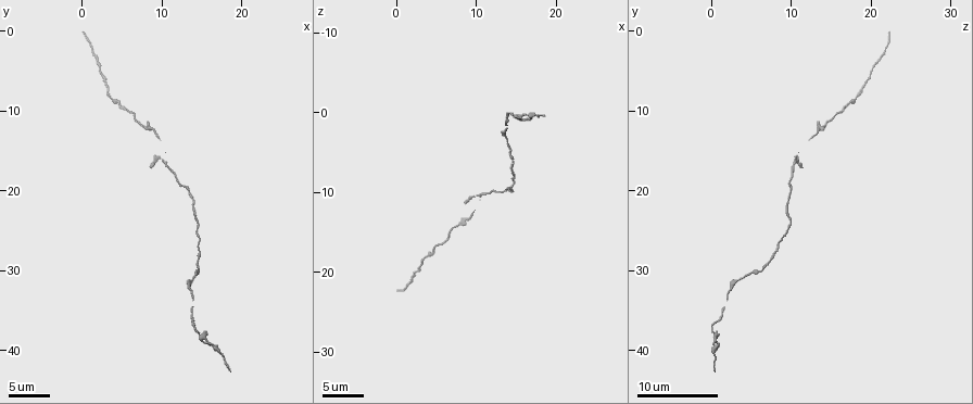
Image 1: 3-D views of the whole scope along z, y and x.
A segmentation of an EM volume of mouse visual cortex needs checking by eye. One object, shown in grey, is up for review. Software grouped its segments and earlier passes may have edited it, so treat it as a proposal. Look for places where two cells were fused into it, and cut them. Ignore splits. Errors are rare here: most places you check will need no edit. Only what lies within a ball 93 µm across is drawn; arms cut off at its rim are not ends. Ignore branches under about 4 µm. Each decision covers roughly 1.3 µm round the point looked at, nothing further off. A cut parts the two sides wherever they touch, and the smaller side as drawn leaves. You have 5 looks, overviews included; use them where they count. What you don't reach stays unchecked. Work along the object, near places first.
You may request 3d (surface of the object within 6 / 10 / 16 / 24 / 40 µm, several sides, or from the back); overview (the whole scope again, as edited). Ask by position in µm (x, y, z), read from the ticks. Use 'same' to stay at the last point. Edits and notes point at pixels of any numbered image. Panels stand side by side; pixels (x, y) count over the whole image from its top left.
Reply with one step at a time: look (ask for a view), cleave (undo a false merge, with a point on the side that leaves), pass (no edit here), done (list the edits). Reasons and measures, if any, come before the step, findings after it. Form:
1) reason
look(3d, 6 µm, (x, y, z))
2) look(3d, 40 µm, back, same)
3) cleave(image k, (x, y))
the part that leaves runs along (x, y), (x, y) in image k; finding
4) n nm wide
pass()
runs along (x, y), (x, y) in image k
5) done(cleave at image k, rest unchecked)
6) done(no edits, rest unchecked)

thick turns thin
look(3d, 16 µm, (14.0, 29.5, 7.0))

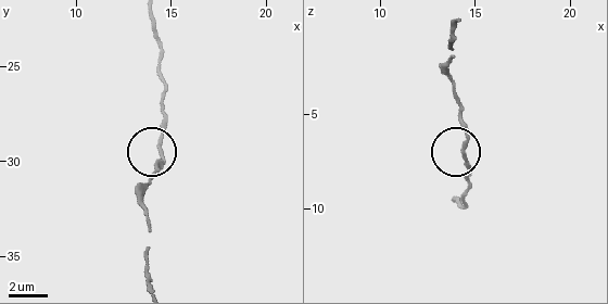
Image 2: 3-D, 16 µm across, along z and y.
pass()
one cell here

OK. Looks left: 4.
sudden change in width
look(3d, 10 µm, (13.5, 32.5, 2.0))

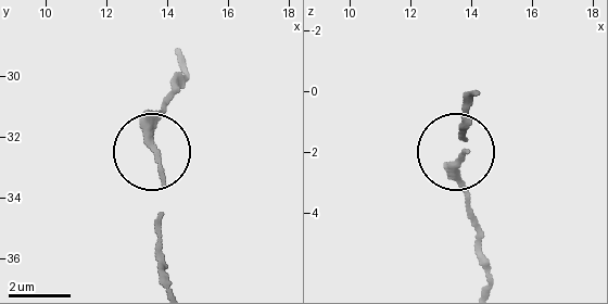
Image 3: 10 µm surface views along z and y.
pass()
runs along (489, 286), (481, 231), (457, 168), (466, 129) in image 3; one cell here

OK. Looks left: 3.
calibre changes
look(3d, 16 µm, (3.0, 8.0, 18.0))

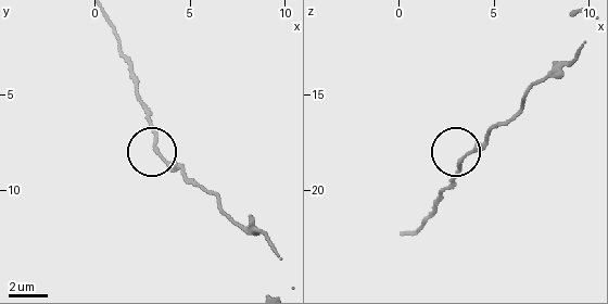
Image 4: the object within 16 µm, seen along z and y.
pass()
continuous, no second cell

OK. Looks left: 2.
done(no edits, rest unchecked)

